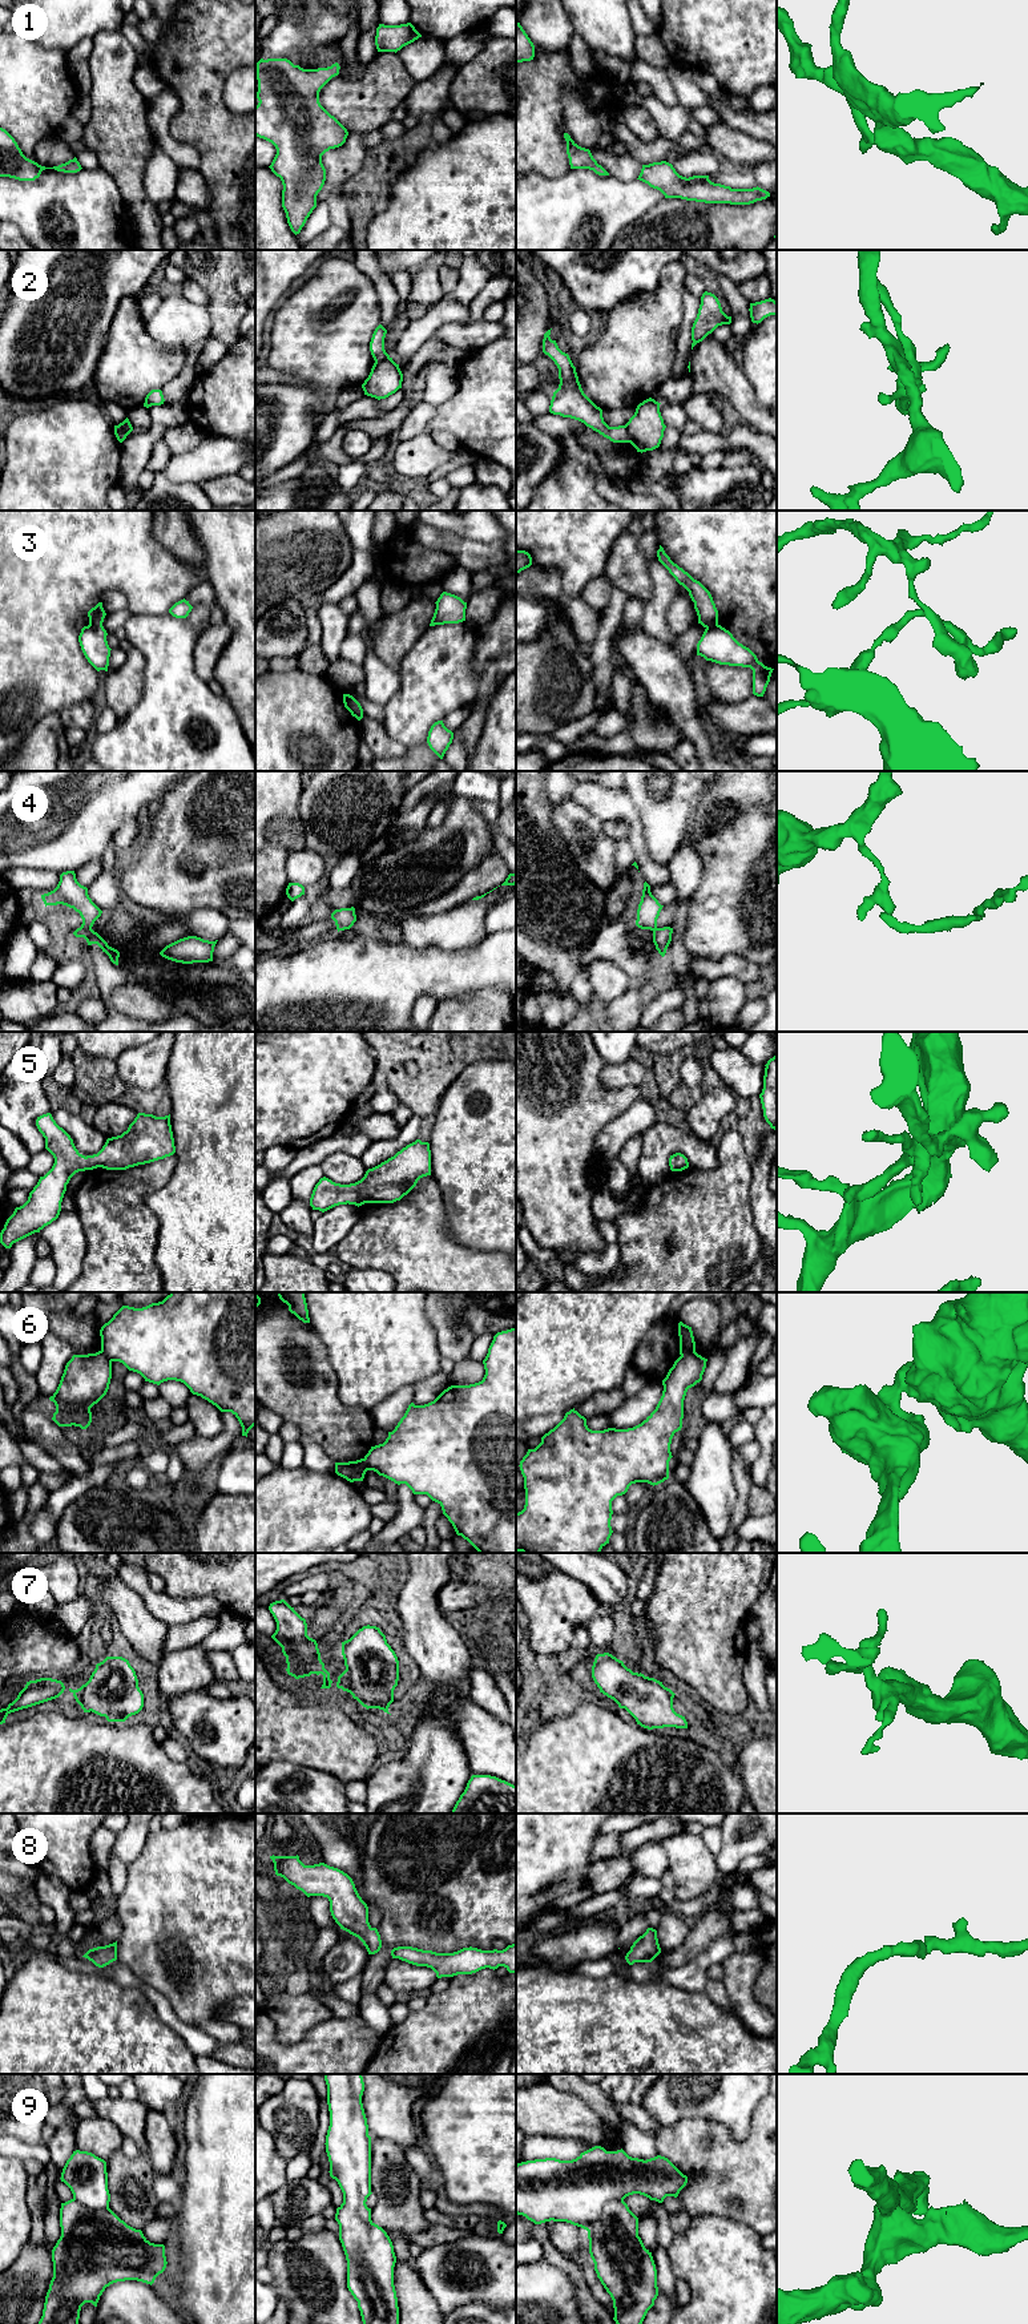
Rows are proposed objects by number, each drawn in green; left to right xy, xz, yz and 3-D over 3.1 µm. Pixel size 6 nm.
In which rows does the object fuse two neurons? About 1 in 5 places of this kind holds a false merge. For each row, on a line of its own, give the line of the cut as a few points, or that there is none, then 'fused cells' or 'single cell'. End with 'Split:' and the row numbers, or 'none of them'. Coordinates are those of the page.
1: cut none; single cell
2: cut yz (624, 426), (631, 442); fused cells
3: cut xy (101, 624), (88, 625); fused cells
4: cut xy (80, 927), (91, 929); fused cells
5: cut none; single cell
6: cut yz (694, 1350), (681, 1355); fused cells
7: cut none; single cell
8: cut none; single cell
9: cut none; single cell
Split: 2, 3, 4, 6

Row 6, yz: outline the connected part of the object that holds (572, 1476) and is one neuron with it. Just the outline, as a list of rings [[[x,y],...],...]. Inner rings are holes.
[[[696,1351],[681,1355],[662,1380],[664,1391],[656,1409],[638,1425],[628,1429],[592,1431],[586,1419],[575,1408],[541,1437],[535,1449],[528,1449],[520,1461],[524,1477],[525,1505],[516,1513],[516,1552],[521,1553],[600,1553],[609,1544],[612,1501],[636,1482],[658,1485],[669,1478],[672,1439],[682,1428],[684,1400],[689,1388],[702,1380],[707,1359]]]

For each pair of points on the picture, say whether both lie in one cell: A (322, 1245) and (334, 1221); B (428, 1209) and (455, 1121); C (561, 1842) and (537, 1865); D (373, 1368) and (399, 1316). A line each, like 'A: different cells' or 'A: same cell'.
A: same cell
B: different cells
C: same cell
D: same cell

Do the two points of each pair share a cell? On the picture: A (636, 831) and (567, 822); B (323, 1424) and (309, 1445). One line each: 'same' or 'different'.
A: different
B: different

